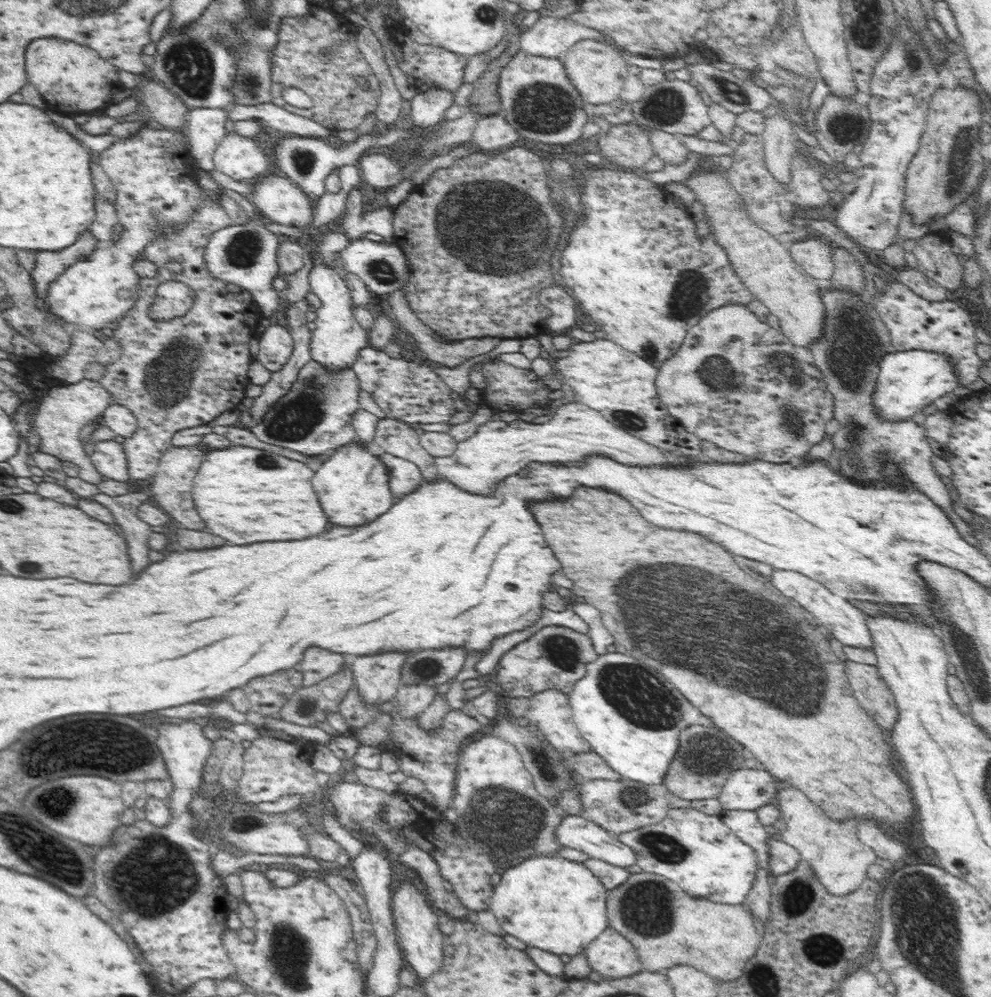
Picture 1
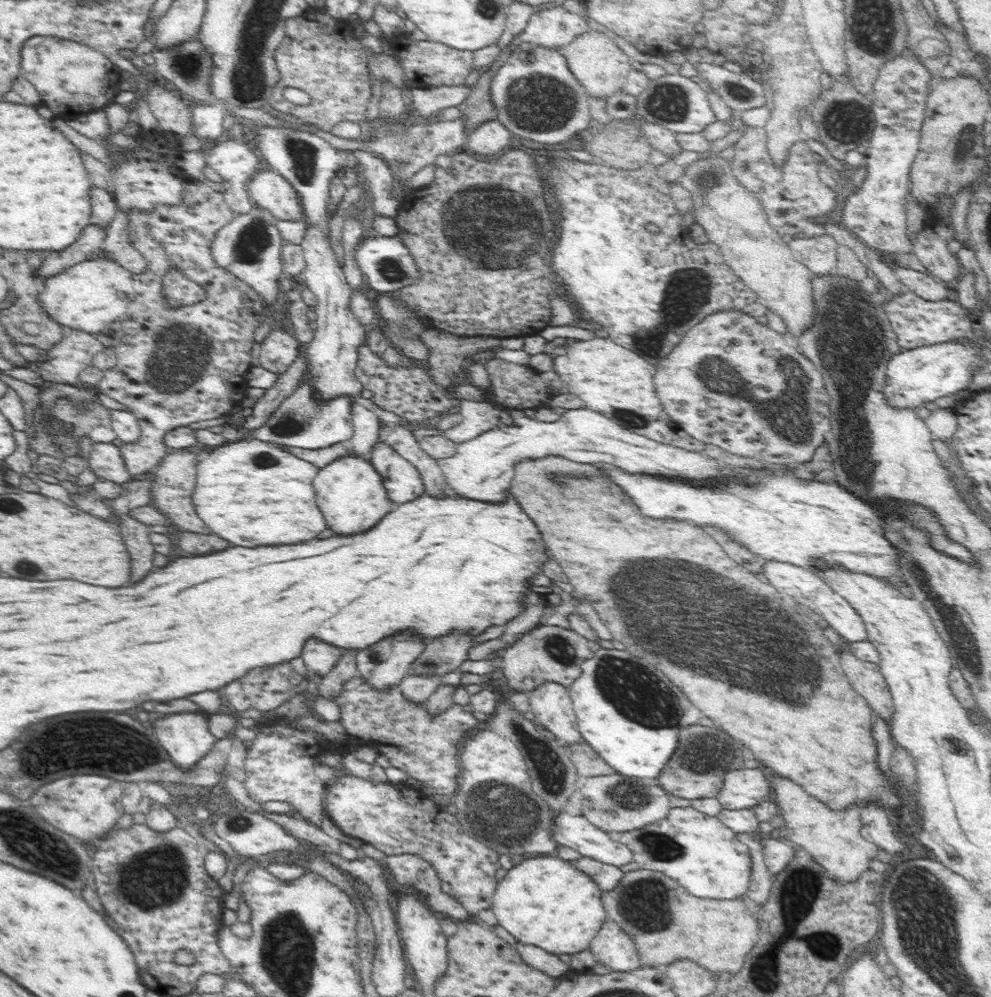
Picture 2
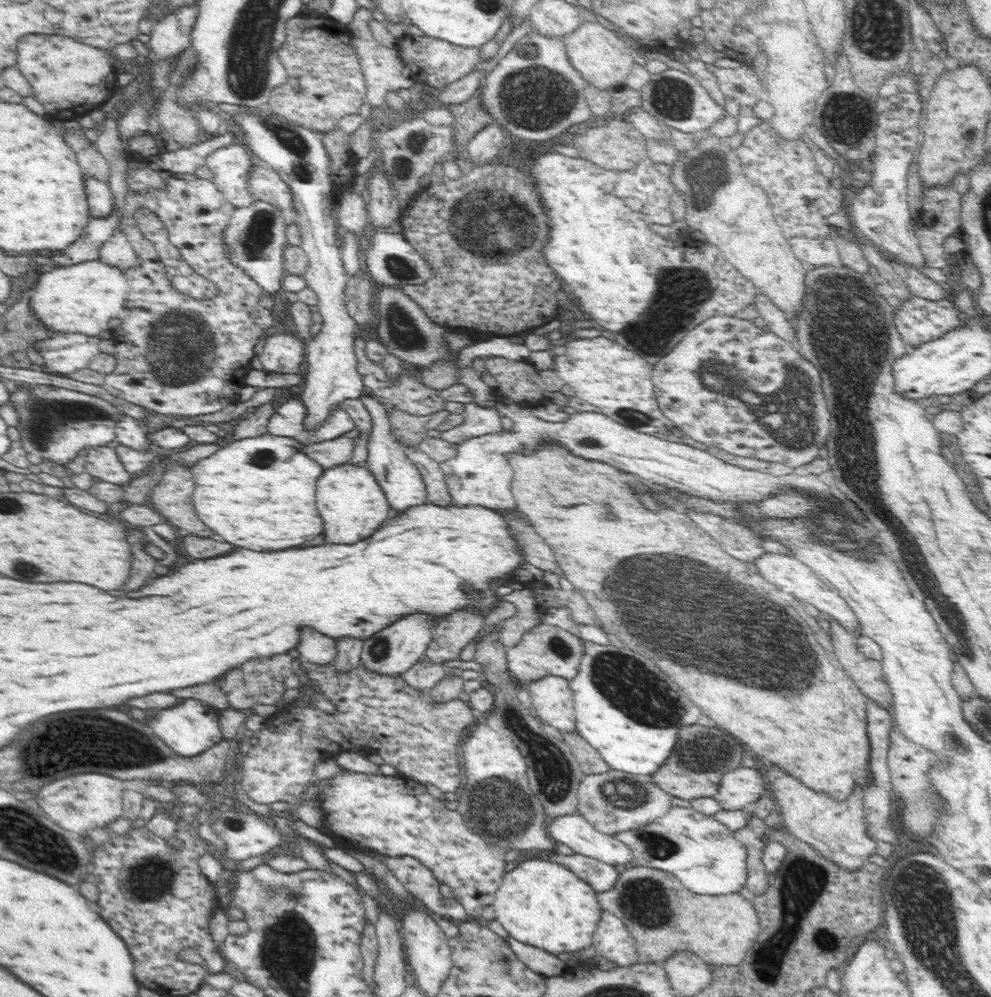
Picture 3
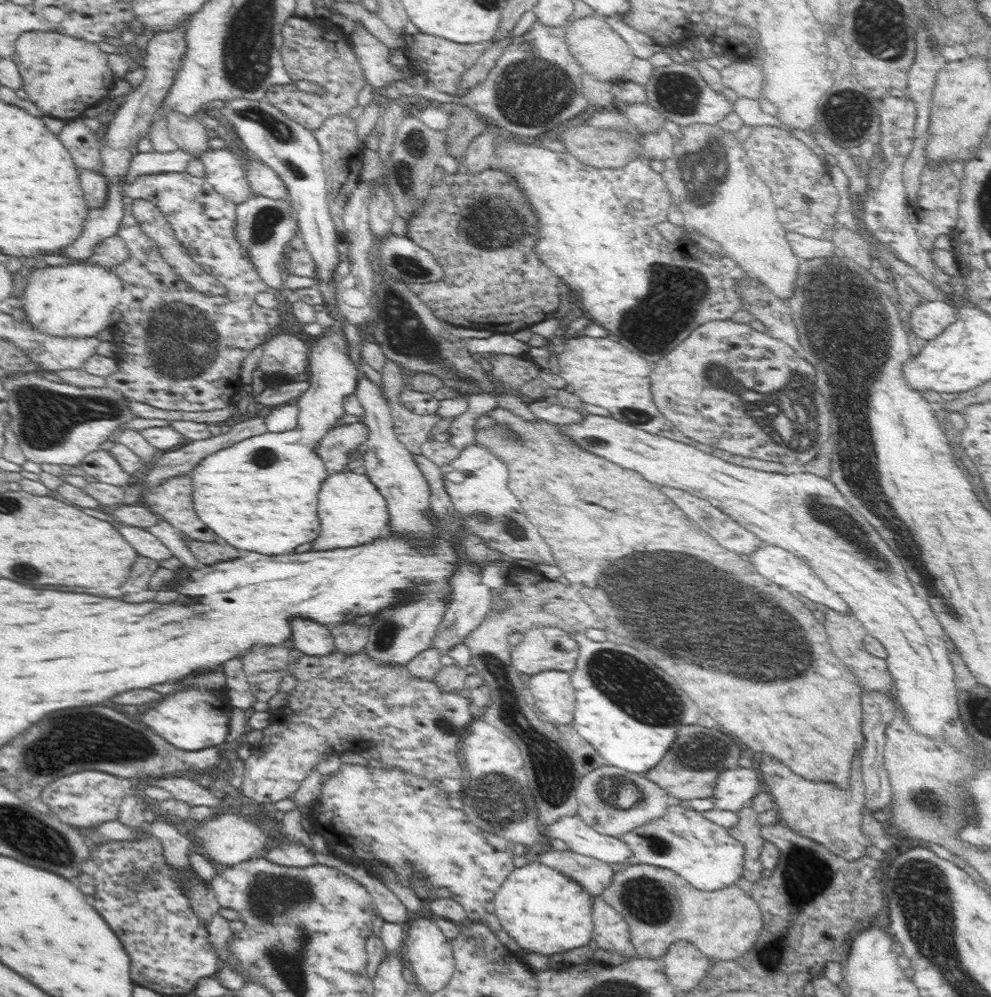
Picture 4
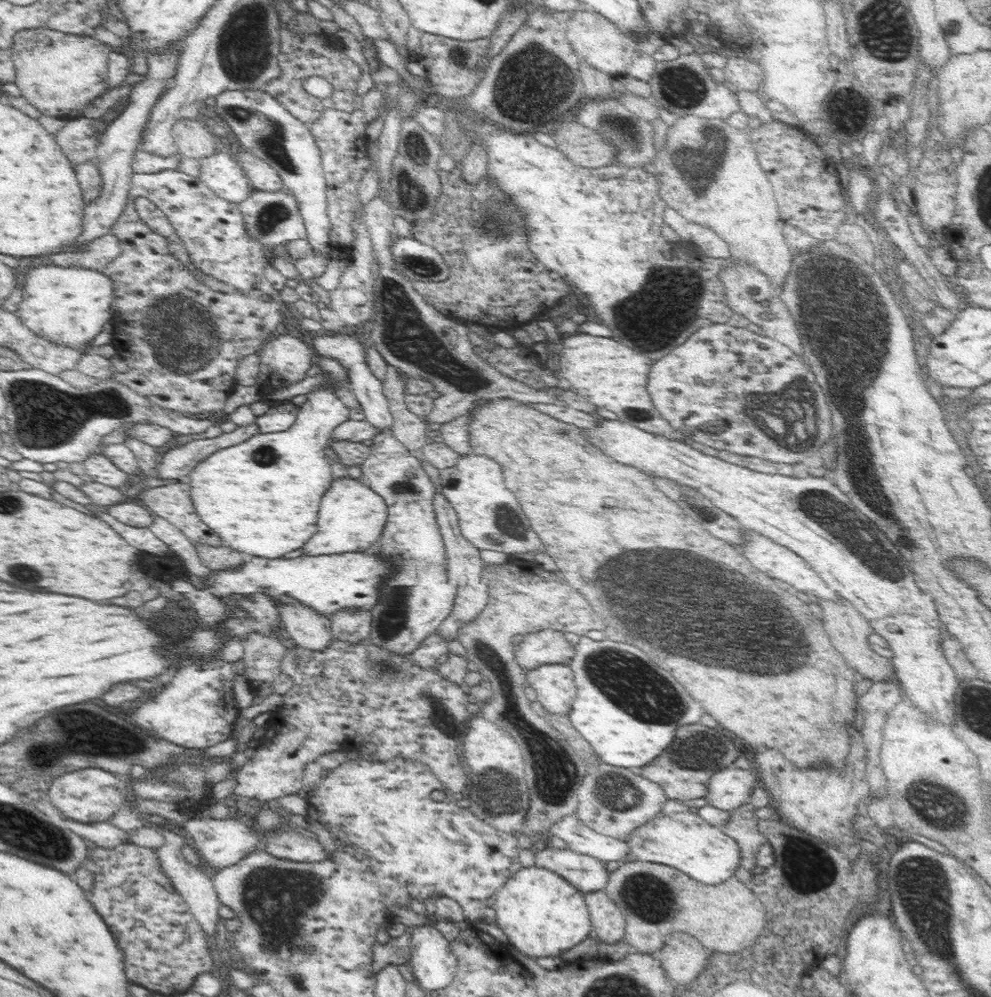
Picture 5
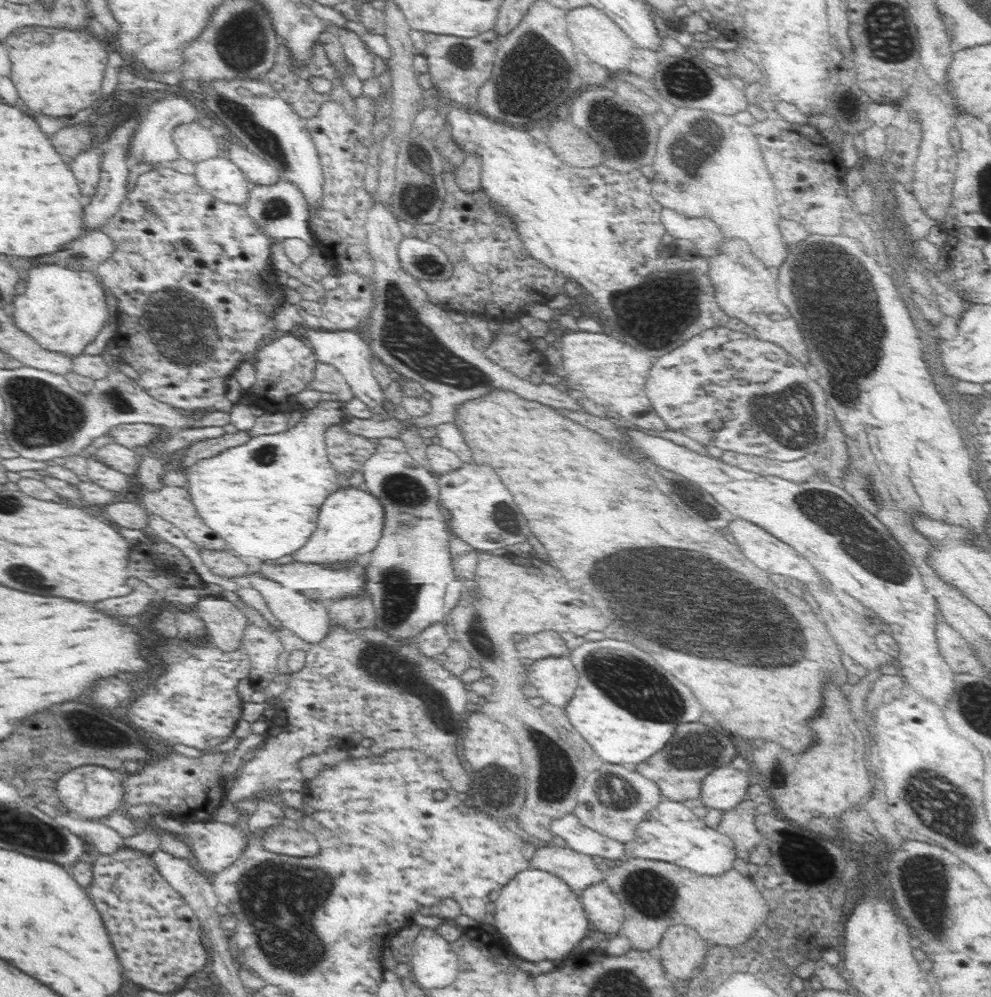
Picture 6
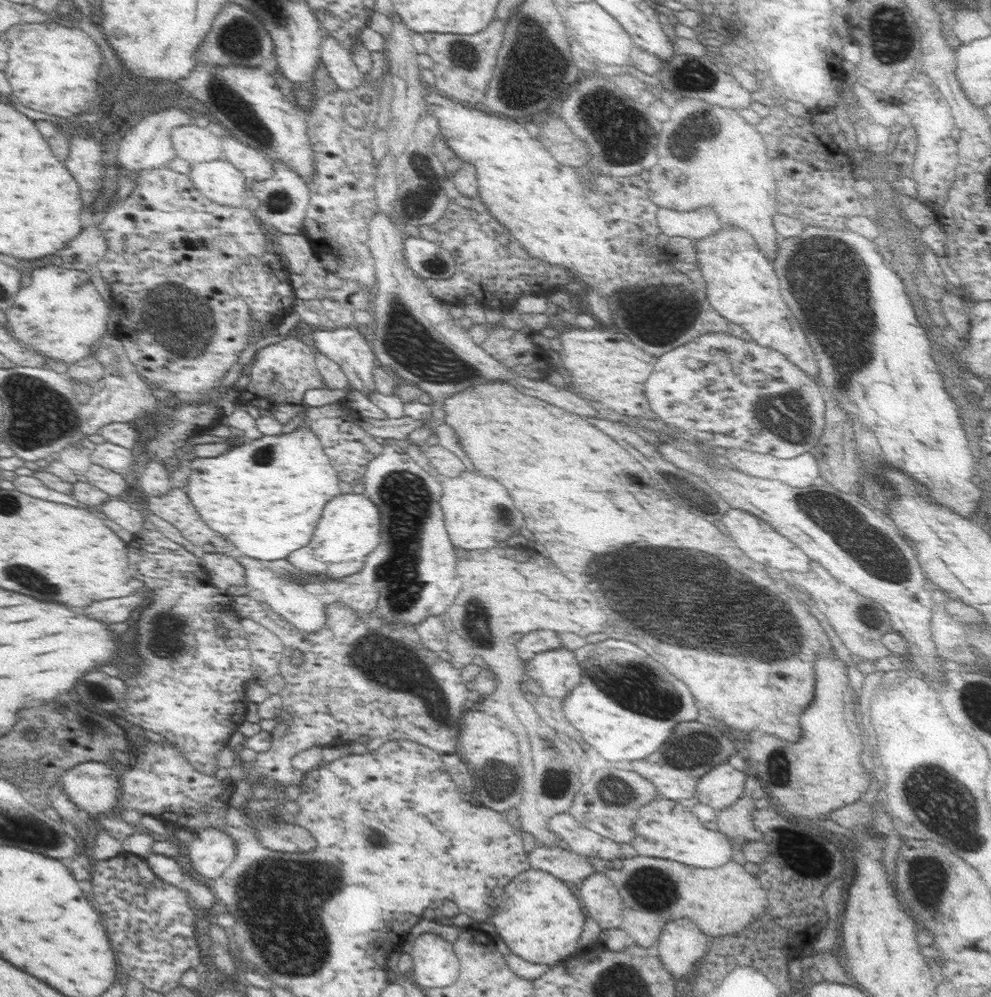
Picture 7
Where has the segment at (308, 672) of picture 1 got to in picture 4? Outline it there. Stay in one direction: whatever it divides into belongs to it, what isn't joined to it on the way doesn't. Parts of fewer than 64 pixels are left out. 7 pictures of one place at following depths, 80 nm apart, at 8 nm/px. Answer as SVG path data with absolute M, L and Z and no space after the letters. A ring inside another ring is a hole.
M292 618L290 620L292 626L292 640L294 646L308 654L308 656L323 657L334 650L336 646L332 642L332 634L326 626L310 620L310 618Z

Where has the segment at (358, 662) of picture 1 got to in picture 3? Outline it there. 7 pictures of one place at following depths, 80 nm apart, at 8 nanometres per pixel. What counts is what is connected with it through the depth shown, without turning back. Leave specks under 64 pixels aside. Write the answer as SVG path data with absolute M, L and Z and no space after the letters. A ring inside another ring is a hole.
M412 614L402 616L400 620L392 622L392 626L384 628L382 632L376 632L364 642L360 664L380 675L402 675L424 657L426 649L432 642L432 630L434 630L434 622L426 614L420 614L418 622L416 622L416 616Z

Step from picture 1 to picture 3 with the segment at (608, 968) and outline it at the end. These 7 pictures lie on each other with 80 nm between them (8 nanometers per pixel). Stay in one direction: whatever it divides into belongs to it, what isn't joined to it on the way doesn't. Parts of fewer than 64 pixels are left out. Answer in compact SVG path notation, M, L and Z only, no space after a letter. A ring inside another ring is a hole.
M603 909L595 932L594 948L597 954L615 962L618 966L640 963L634 939L622 919Z

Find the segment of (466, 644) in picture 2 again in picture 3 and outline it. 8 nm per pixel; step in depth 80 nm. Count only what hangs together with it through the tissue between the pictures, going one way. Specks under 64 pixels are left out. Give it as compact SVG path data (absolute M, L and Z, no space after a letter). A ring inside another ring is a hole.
M468 609L447 614L447 617L434 628L432 642L422 659L430 659L439 665L448 660L459 660L462 648L475 640L485 624L486 616Z

